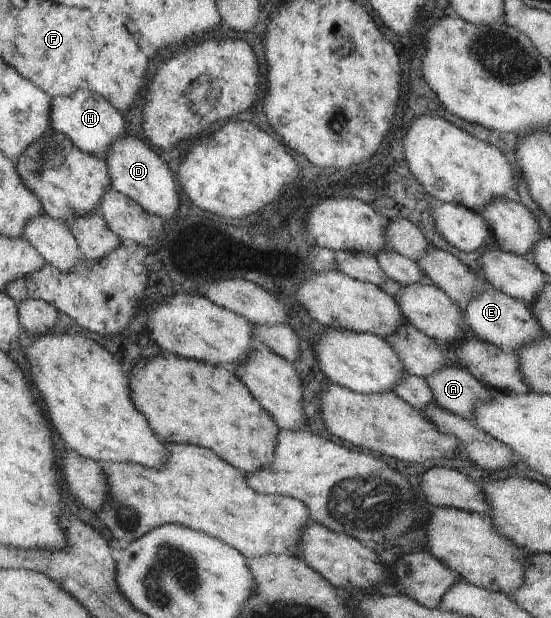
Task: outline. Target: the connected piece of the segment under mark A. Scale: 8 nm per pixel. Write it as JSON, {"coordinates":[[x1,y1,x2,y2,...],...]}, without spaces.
{"coordinates":[[454,364,437,368,432,374,424,377,424,381,430,387,432,401,435,405,462,418,468,419,477,402,491,399,491,389,484,386,472,375,469,375,467,370,459,368]]}

